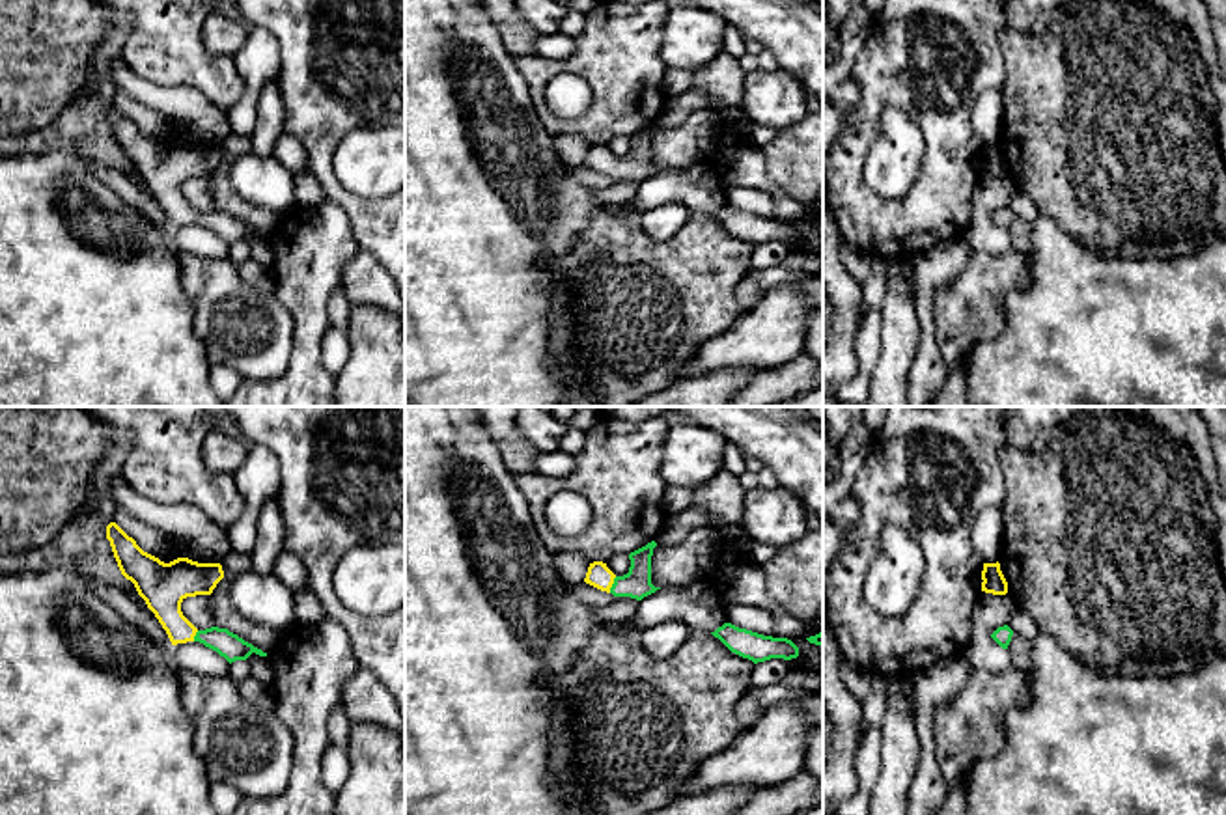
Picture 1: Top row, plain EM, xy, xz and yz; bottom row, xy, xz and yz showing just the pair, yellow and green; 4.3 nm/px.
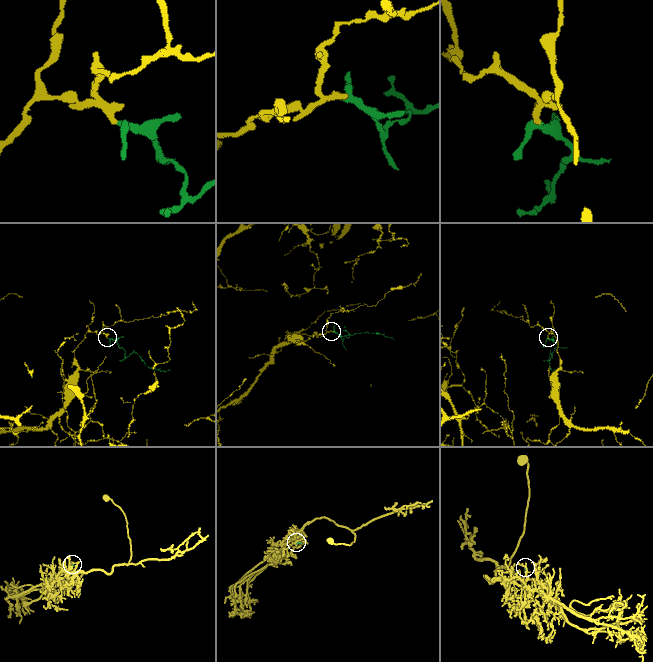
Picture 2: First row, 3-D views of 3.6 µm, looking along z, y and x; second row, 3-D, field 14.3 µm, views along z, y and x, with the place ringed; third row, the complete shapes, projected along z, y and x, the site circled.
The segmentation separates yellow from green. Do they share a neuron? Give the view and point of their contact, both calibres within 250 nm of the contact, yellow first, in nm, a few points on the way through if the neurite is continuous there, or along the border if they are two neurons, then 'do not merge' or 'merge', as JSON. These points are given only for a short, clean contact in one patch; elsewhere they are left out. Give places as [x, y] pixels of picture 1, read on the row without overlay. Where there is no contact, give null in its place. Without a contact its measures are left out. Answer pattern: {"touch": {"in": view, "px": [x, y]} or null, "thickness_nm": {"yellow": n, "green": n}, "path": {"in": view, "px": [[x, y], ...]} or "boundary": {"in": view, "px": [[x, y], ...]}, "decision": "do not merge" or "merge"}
{"touch": {"in": "xz", "px": [612, 165]}, "thickness_nm": {"yellow": 100, "green": 130}, "path": {"in": "xz", "px": [[599, 157], [612, 165], [637, 166]]}, "decision": "merge"}

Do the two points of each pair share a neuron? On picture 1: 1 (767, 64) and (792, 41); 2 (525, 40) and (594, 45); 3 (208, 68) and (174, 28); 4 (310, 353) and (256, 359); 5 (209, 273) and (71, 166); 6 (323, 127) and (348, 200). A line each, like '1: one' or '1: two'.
1: two
2: two
3: one
4: two
5: two
6: one

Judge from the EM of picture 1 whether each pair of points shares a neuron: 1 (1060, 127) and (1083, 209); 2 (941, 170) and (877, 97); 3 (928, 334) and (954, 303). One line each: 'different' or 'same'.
1: same
2: same
3: different

